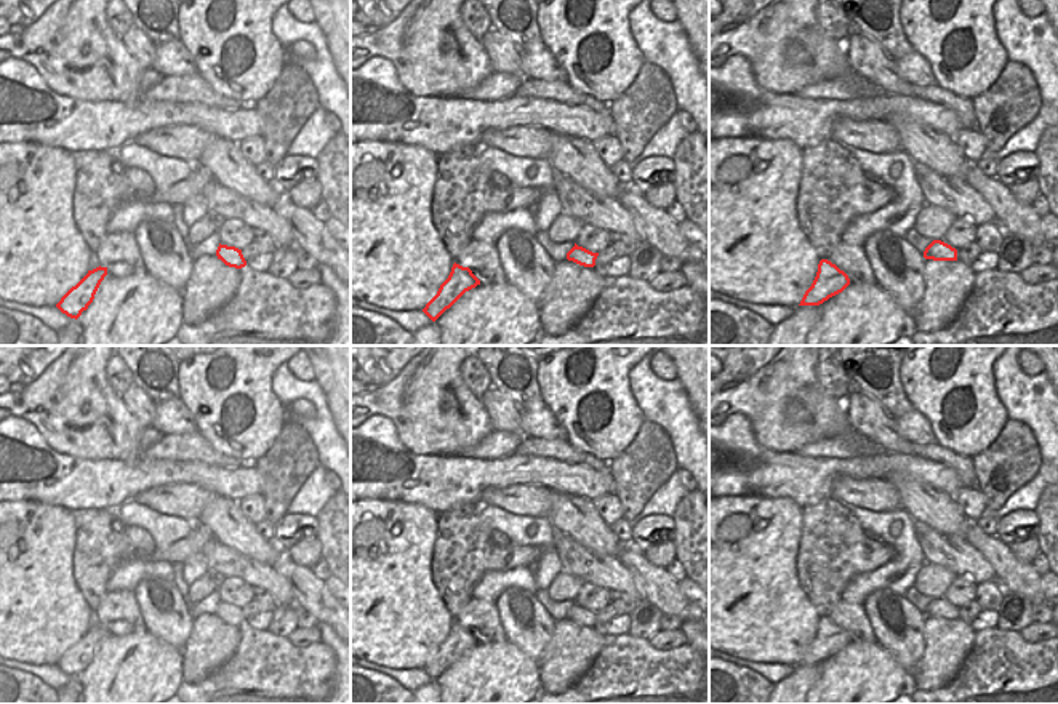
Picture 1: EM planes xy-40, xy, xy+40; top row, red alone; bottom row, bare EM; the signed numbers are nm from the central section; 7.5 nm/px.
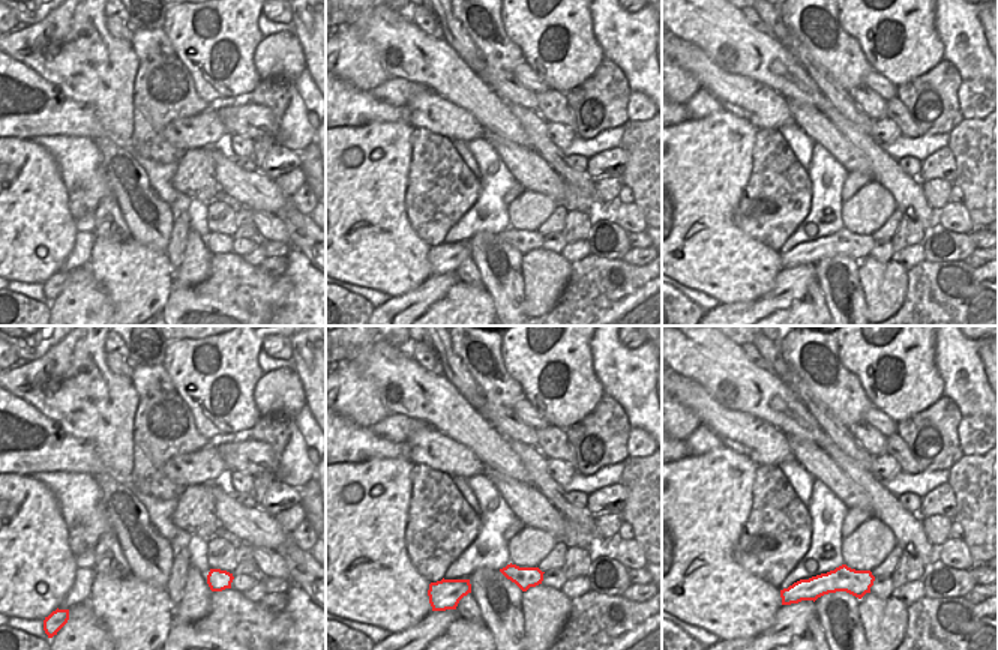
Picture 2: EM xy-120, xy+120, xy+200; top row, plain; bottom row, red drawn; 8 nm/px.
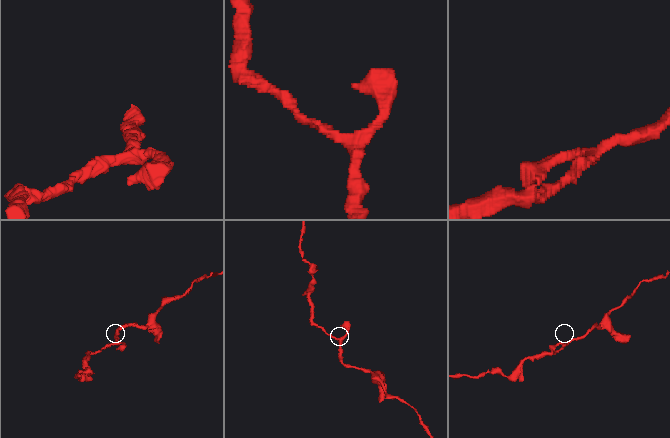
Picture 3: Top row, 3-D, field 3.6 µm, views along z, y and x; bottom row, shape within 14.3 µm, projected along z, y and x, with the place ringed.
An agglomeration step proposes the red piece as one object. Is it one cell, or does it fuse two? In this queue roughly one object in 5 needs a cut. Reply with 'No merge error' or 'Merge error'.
No merge error.

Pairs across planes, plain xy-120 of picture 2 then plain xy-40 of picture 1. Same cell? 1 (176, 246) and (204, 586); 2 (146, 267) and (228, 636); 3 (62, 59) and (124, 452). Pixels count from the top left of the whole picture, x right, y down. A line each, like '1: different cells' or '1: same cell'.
1: same cell
2: different cells
3: same cell

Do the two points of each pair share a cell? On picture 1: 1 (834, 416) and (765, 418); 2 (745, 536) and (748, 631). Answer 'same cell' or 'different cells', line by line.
1: same cell
2: same cell

